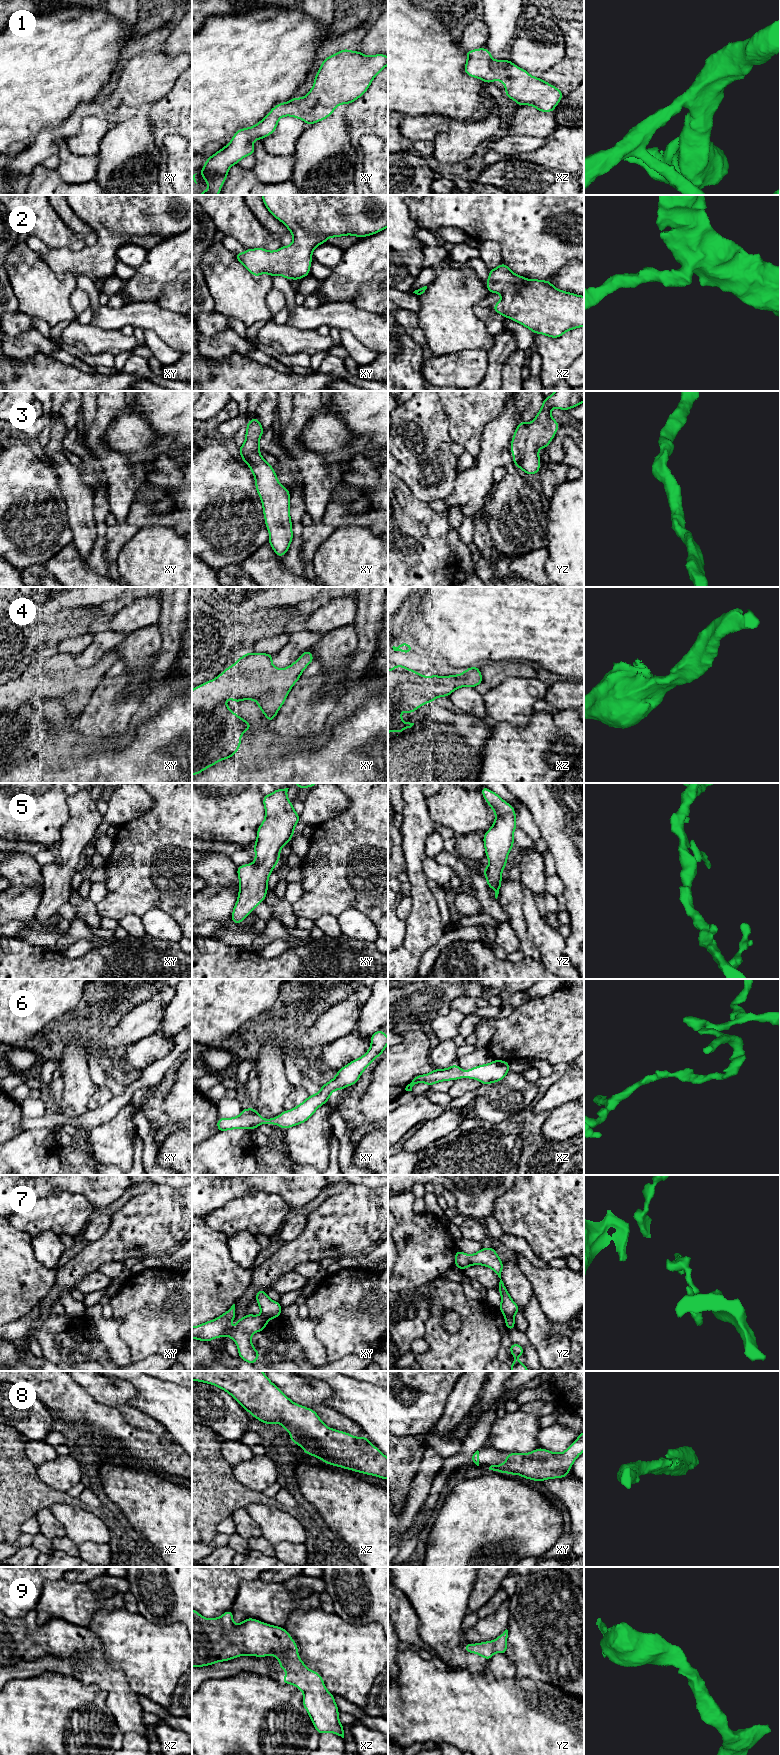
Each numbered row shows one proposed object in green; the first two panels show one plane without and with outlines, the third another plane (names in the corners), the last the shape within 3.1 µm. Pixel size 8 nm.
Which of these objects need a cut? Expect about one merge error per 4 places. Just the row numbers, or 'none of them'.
7

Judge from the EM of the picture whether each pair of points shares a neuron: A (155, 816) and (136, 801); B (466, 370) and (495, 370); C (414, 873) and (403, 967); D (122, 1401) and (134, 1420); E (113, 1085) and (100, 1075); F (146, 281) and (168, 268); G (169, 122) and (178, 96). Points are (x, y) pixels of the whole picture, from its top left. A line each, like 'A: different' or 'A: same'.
A: different
B: different
C: same
D: same
E: different
F: same
G: same

